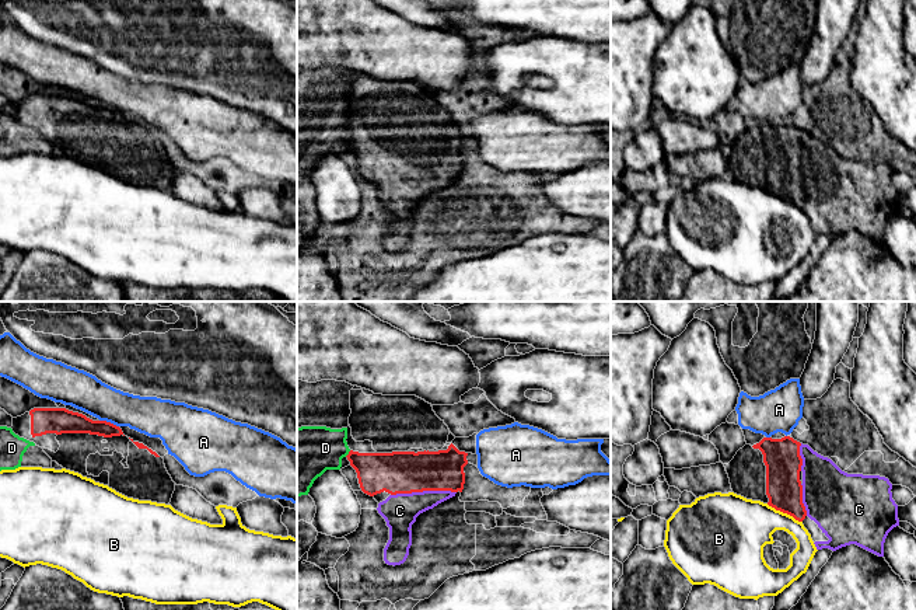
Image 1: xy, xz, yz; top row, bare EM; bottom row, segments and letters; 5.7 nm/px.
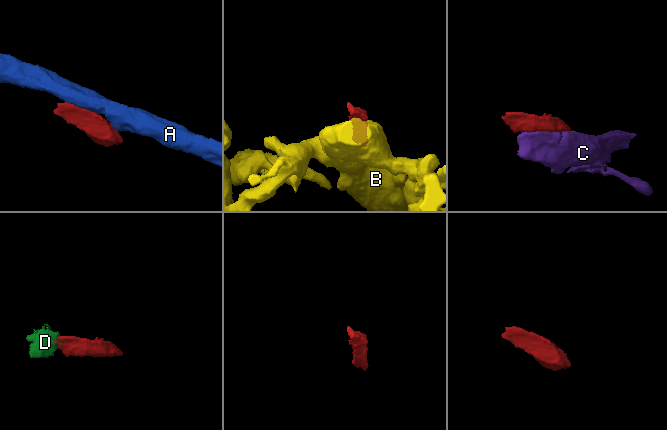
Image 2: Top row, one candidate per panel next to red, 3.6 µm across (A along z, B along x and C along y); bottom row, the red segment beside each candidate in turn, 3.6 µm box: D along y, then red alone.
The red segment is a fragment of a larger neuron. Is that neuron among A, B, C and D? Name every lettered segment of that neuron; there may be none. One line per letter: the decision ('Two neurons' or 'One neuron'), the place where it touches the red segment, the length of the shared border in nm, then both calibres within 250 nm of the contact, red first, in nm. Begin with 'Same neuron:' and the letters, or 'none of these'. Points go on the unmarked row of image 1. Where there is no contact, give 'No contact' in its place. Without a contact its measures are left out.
Same neuron: C
A: Two neurons. Touches red at xy (109, 108). Shared border 120 nm. Thickness 130 nm (red) against 220 nm
B: Two neurons. Touches red at yz (785, 198). Shared border 240 nm. Thickness 200 nm (red) against 320 nm
C: One neuron. Touches red at xz (423, 175). Shared border 380 nm. Thickness 240 nm (red) against 200 nm
D: Two neurons. Touches red at xz (349, 139). Shared border 50 nm. Thickness 220 nm (red) against 300 nm

